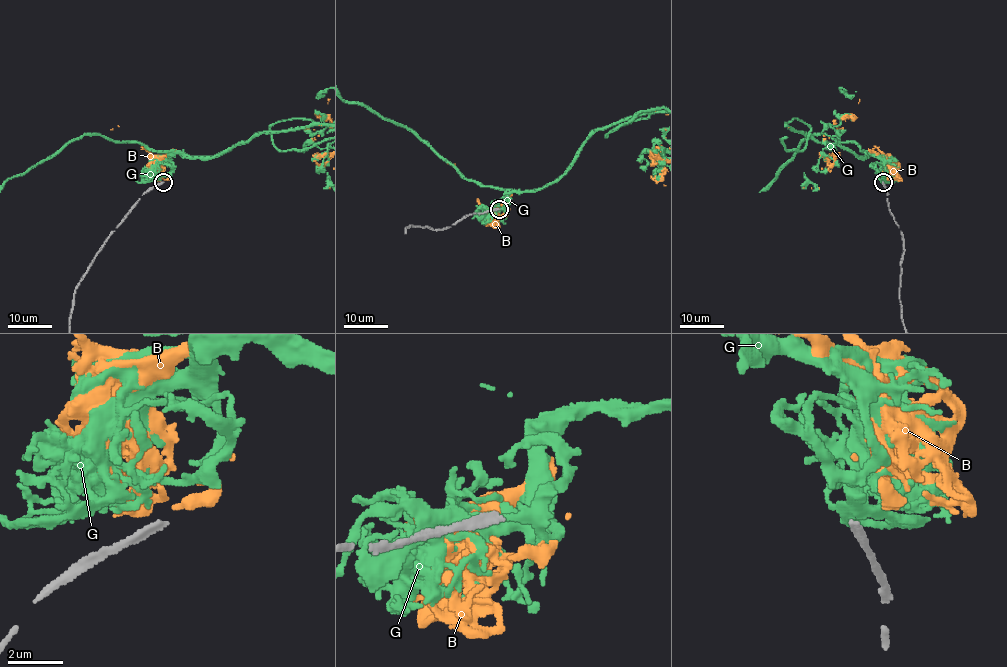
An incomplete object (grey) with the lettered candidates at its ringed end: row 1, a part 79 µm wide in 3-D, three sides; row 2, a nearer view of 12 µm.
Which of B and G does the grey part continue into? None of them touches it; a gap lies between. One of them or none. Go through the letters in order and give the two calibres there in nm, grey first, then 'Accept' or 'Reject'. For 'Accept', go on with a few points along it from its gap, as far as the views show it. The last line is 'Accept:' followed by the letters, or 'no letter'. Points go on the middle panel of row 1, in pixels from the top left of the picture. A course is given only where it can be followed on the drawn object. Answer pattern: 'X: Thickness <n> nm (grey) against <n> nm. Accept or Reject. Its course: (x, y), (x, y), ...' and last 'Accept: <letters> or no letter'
B: Thickness 200 nm (grey) against 500 nm. Reject
G: Thickness 200 nm (grey) against 280 nm. Reject
Accept: no letter

